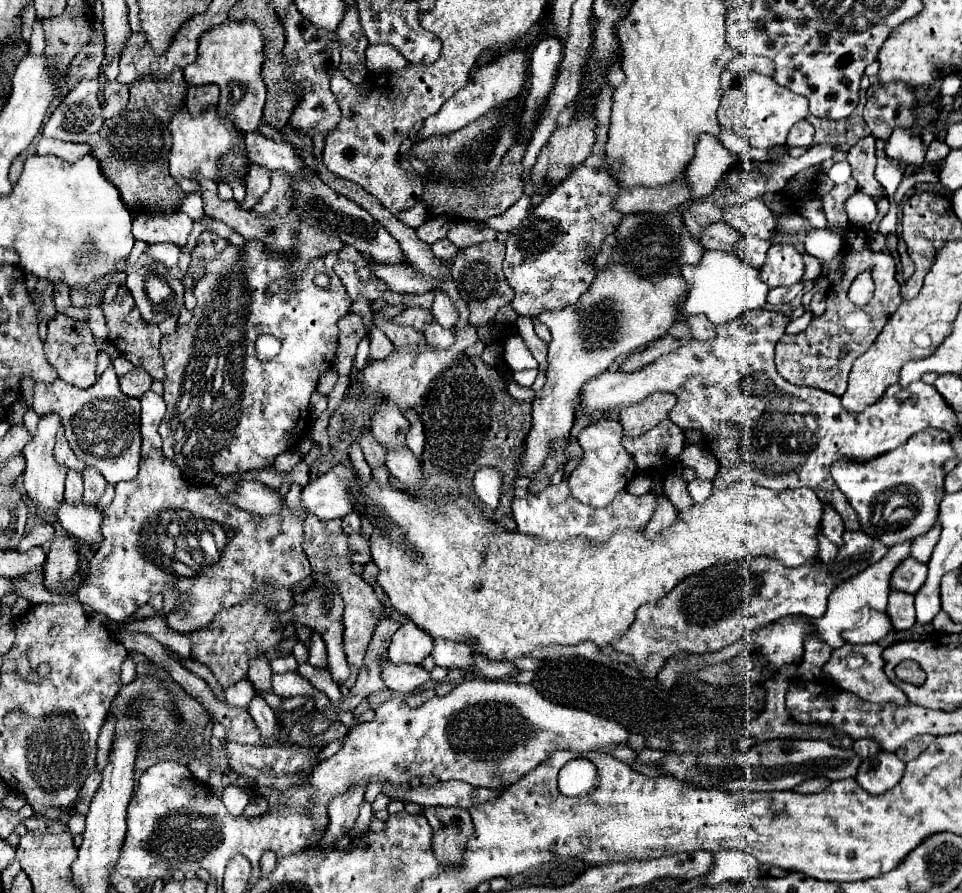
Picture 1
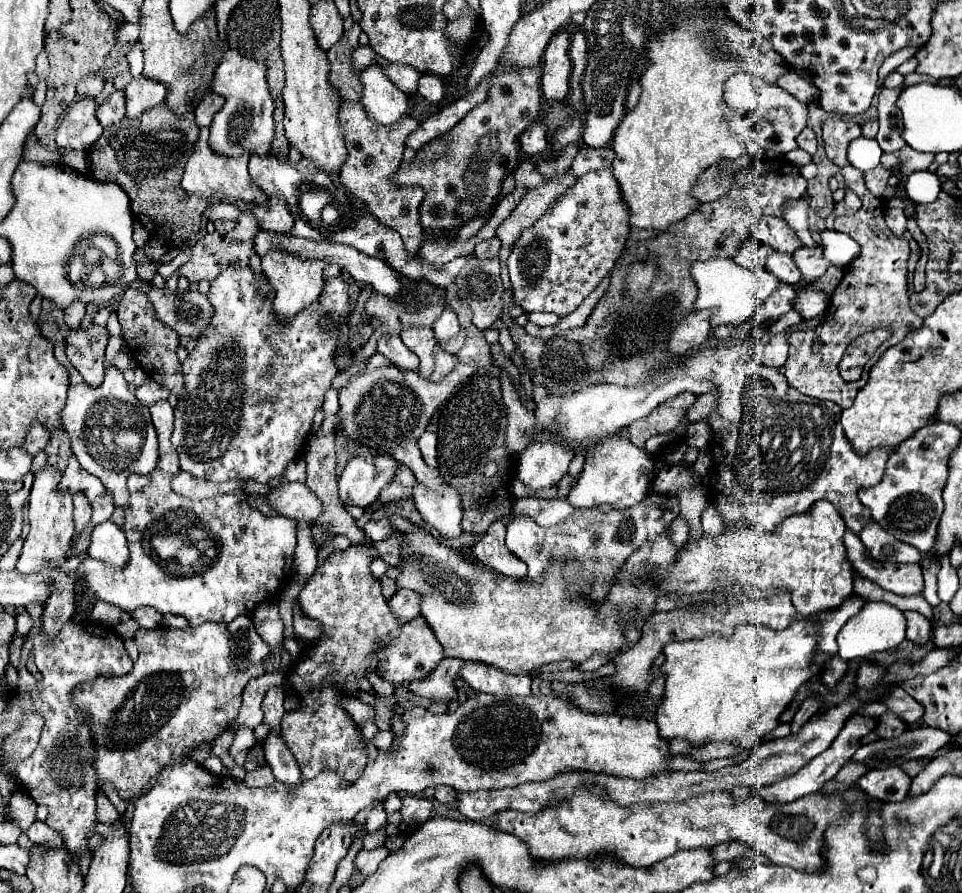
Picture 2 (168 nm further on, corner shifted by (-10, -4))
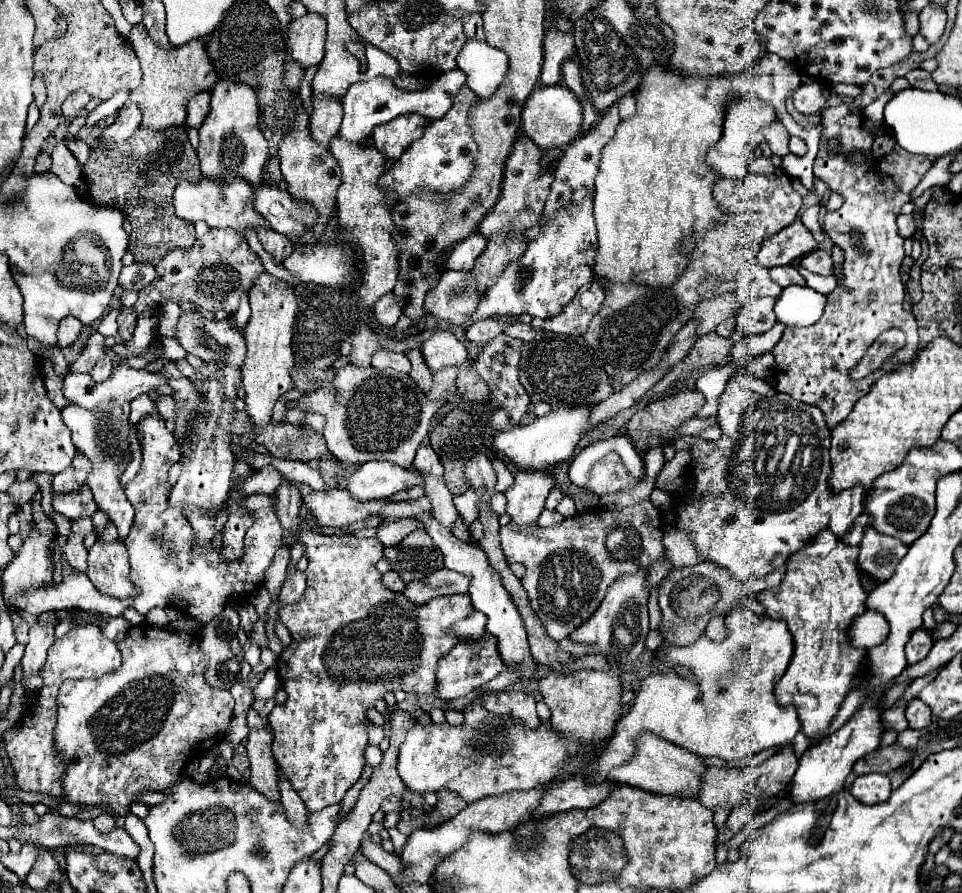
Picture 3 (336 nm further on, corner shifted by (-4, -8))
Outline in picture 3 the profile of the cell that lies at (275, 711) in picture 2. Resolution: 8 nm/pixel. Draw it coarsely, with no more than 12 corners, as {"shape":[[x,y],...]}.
{"shape":[[248,712],[250,786],[280,800],[272,732]]}

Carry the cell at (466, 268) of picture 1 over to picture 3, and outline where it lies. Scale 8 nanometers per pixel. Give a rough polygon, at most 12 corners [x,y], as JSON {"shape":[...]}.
{"shape":[[446,270],[424,308],[462,326],[480,292],[472,274]]}

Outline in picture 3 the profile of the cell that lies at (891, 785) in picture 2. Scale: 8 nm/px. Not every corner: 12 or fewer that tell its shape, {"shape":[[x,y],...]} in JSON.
{"shape":[[864,774],[850,792],[864,804],[890,798],[892,786],[886,774]]}

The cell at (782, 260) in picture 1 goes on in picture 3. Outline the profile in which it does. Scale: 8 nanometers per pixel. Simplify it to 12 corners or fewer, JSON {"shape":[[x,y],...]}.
{"shape":[[828,250],[808,252],[800,266],[822,276],[832,274]]}

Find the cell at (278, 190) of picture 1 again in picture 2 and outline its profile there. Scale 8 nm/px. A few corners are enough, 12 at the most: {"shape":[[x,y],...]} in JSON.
{"shape":[[270,200],[270,208],[254,206],[262,230],[290,234],[294,226],[282,200]]}

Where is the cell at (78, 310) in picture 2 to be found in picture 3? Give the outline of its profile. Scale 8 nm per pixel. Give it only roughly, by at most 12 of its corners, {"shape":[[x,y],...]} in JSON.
{"shape":[[74,316],[60,320],[58,346],[70,346],[82,324]]}

